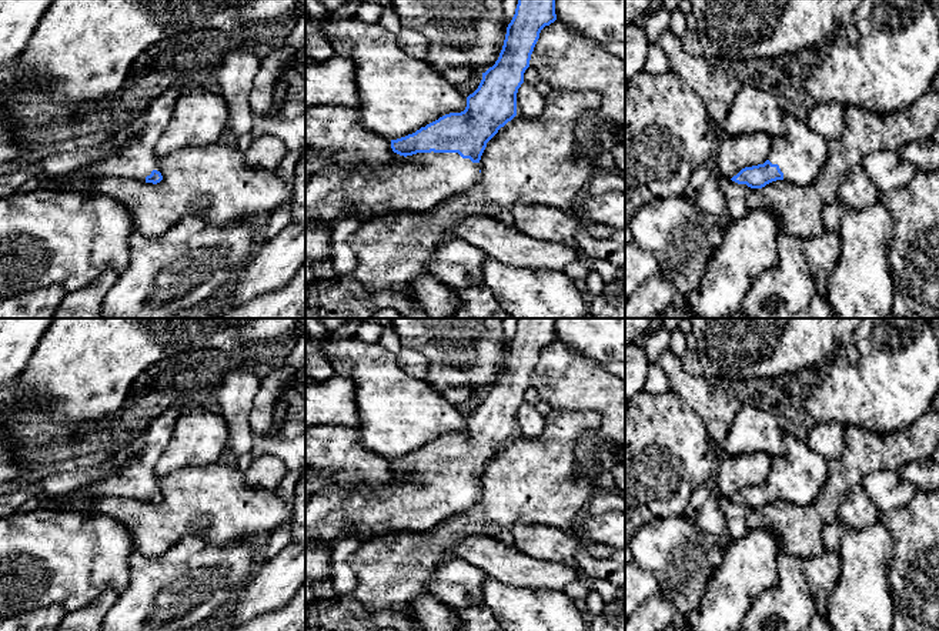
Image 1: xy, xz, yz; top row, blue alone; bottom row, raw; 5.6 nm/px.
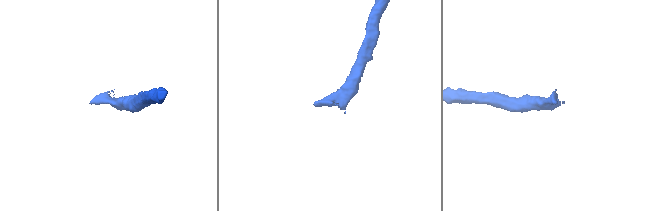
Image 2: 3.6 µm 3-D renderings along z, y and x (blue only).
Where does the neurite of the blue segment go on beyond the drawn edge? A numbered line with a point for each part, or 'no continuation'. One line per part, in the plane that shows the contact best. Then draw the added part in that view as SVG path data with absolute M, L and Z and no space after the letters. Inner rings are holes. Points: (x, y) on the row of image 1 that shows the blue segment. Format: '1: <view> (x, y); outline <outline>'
1: xz (417, 183); outline M417 153L385 170L340 168L325 166L305 181L305 223L334 221L352 217L360 223L374 217L388 218L400 213L428 211L450 196L477 186L481 163L462 158L458 153Z

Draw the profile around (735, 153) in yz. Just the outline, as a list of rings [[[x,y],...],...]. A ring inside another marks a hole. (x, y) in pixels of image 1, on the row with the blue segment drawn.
[[[766,133],[725,136],[716,153],[719,176],[732,178],[742,168],[763,164],[772,151],[772,137]]]

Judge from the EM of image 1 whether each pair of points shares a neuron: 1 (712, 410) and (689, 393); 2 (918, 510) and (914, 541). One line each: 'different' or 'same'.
1: same
2: same

